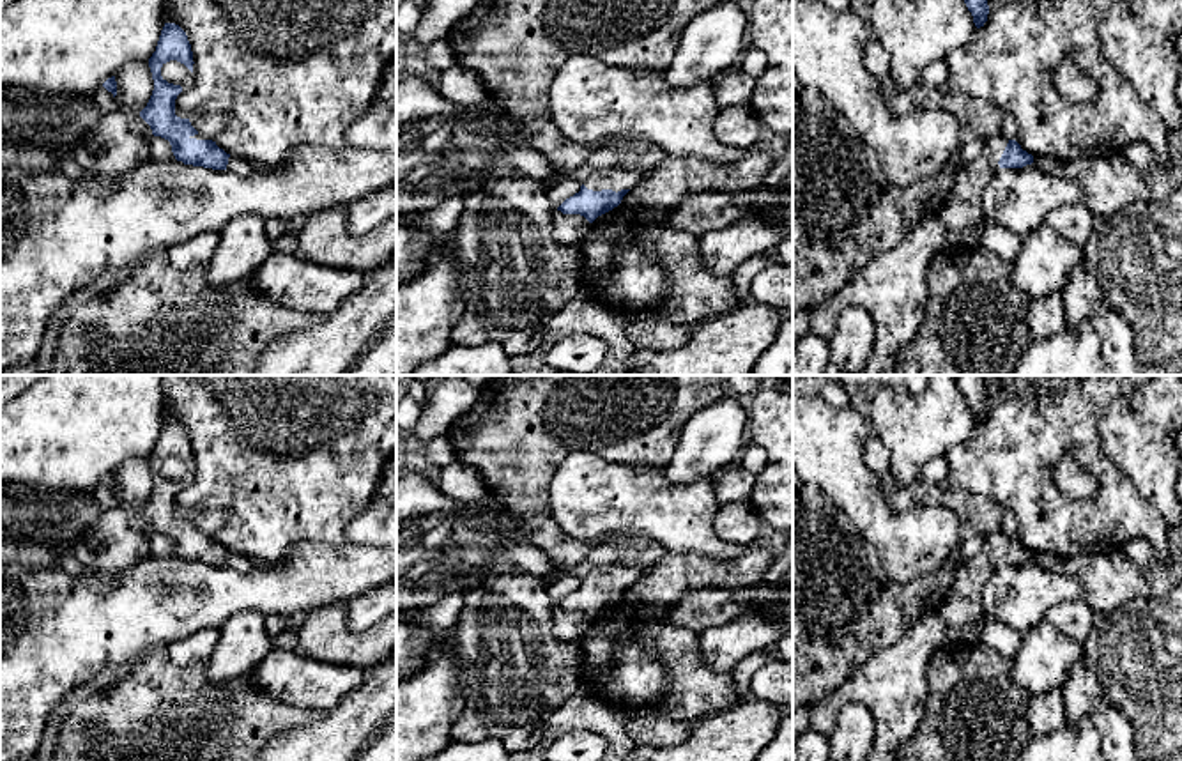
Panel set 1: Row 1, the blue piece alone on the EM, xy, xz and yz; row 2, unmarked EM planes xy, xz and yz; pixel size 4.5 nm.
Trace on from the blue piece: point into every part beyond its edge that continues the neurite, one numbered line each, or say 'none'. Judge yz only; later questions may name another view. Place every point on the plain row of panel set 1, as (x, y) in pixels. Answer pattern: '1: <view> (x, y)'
1: yz (965, 600)

